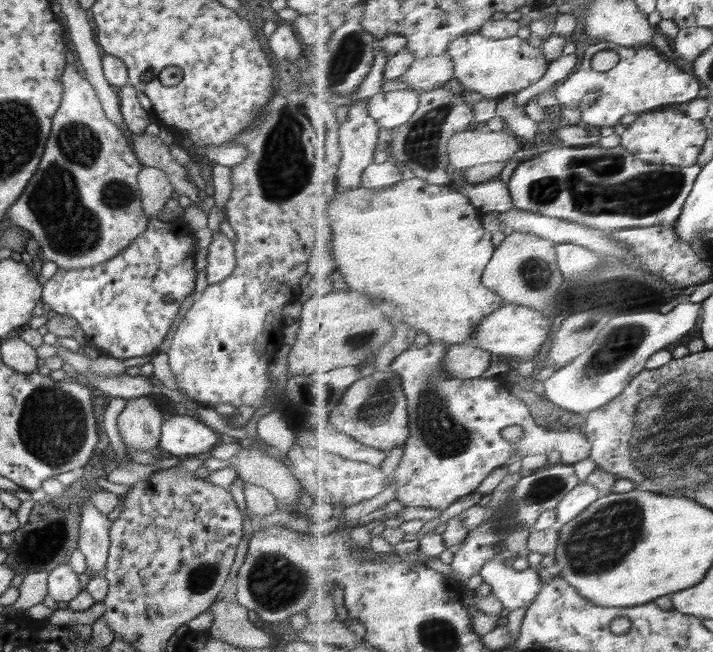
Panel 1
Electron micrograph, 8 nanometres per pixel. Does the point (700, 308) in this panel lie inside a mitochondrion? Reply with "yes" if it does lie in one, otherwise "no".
no

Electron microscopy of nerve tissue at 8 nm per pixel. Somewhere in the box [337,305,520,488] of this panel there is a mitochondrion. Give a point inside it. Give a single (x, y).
(441, 433)

